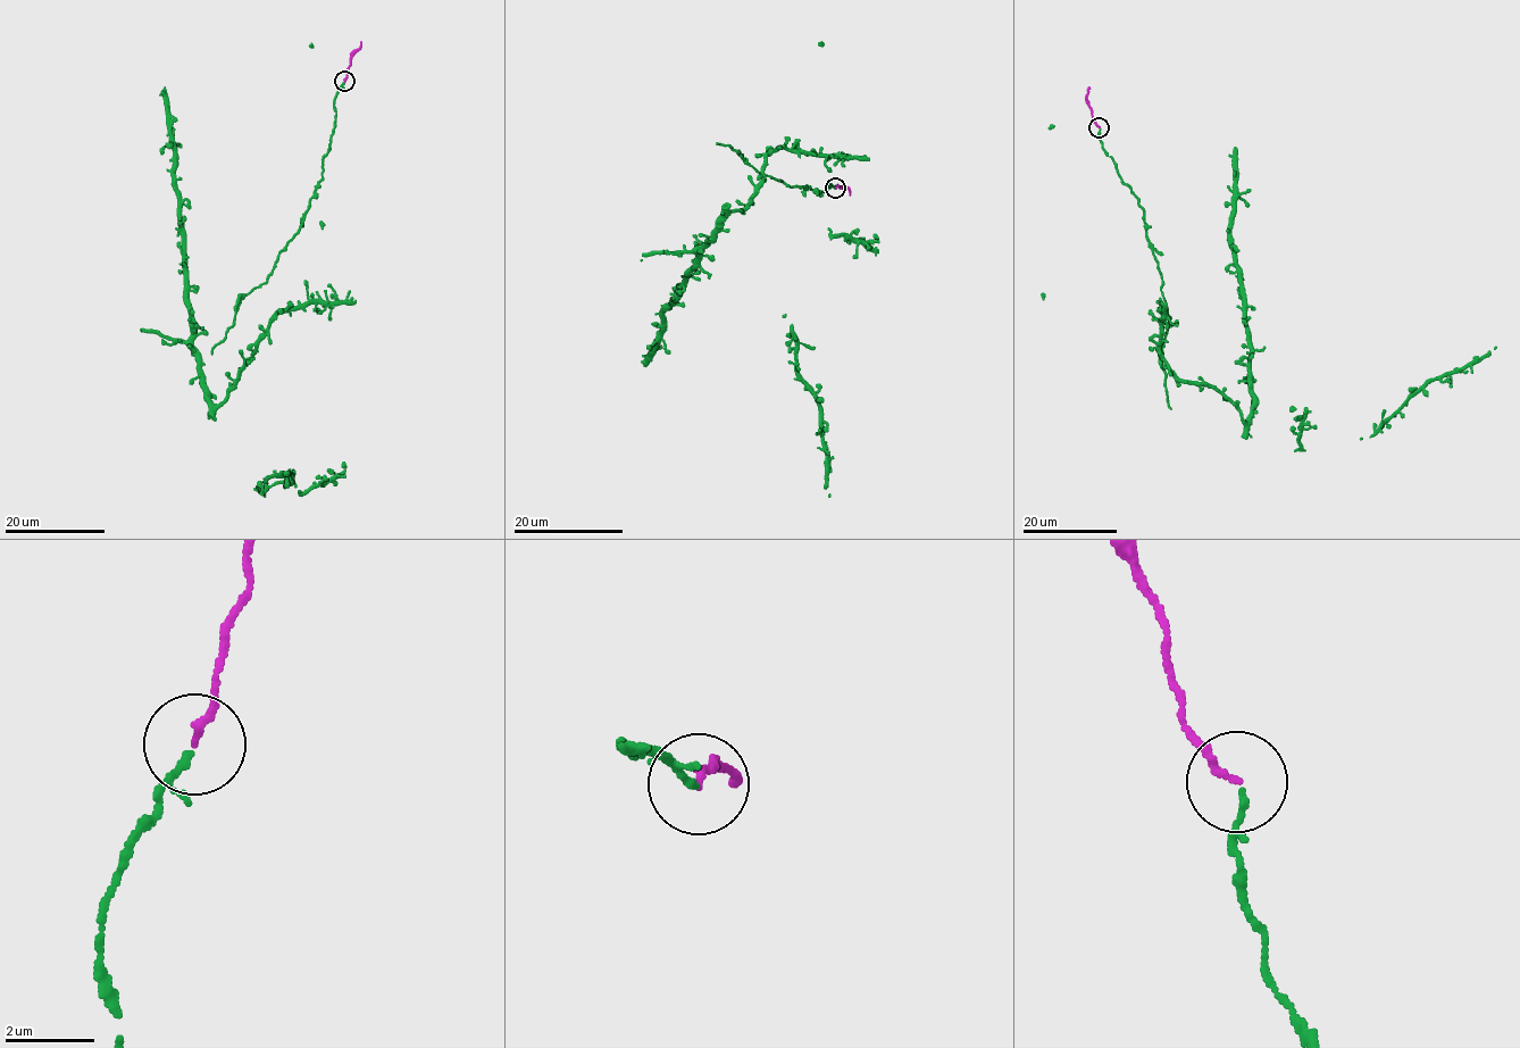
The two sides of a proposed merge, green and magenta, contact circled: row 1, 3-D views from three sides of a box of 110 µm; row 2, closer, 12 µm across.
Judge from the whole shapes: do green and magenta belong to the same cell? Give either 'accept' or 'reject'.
accept

